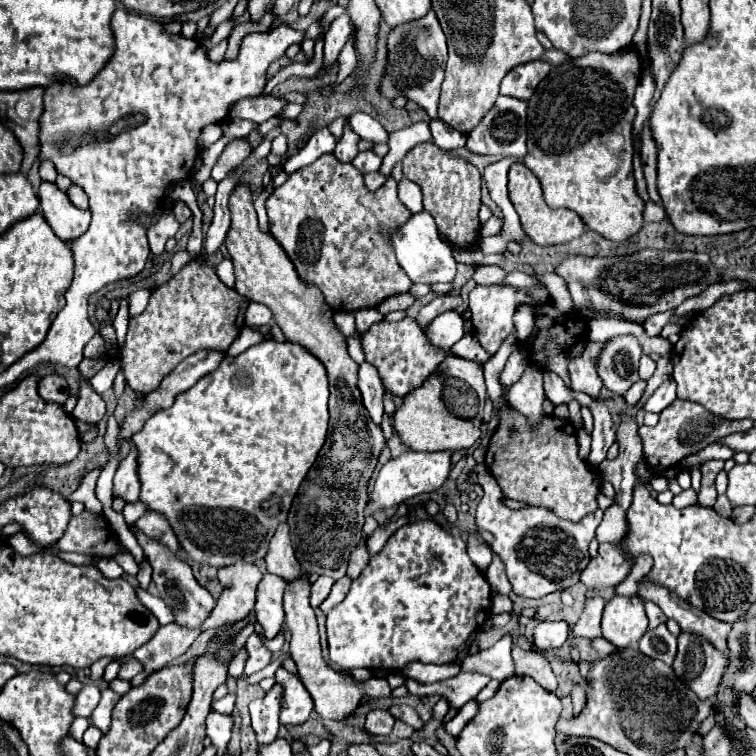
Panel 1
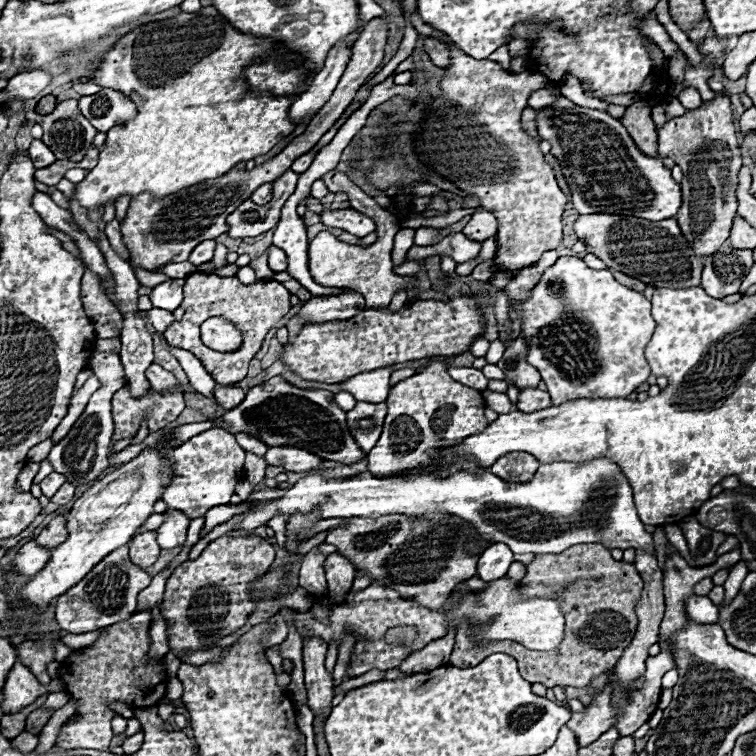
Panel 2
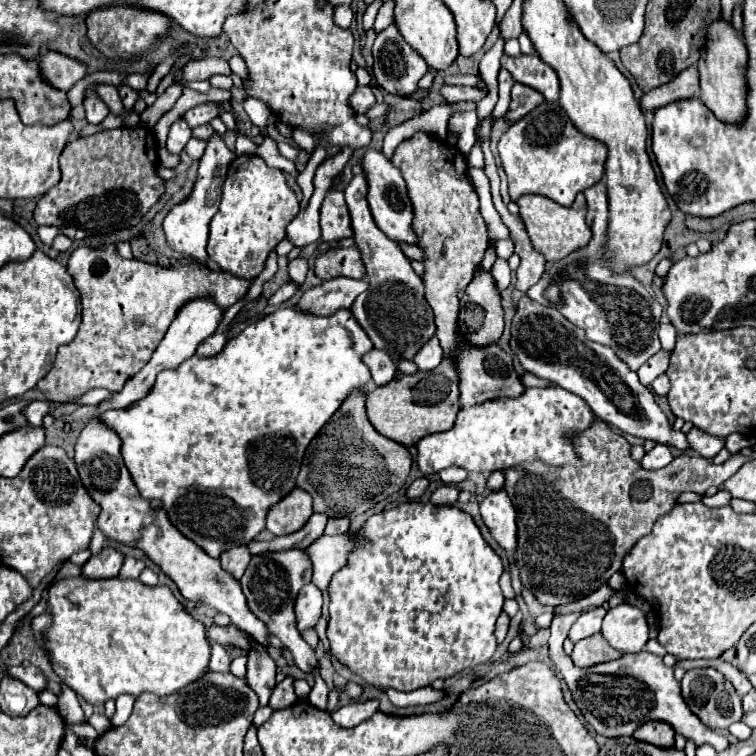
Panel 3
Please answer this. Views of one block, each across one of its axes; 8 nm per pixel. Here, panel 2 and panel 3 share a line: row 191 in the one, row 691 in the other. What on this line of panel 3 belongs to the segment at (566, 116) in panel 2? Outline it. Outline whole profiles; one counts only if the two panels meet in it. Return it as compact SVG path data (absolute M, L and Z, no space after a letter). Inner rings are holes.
M566 614L566 616L554 616L550 630L550 660L554 668L562 674L564 682L568 684L574 702L578 704L580 712L584 714L586 722L604 738L616 738L616 736L632 736L632 732L648 722L648 720L662 720L674 726L678 734L684 738L692 738L696 746L700 744L712 744L716 752L724 750L728 746L728 740L720 734L716 734L712 728L704 726L686 706L686 702L680 696L680 684L674 680L672 668L664 666L660 656L654 656L650 652L638 652L638 654L624 654L618 660L596 664L592 668L580 668L572 662L572 658L564 652L562 644L568 638L570 626L576 622L580 614Z

